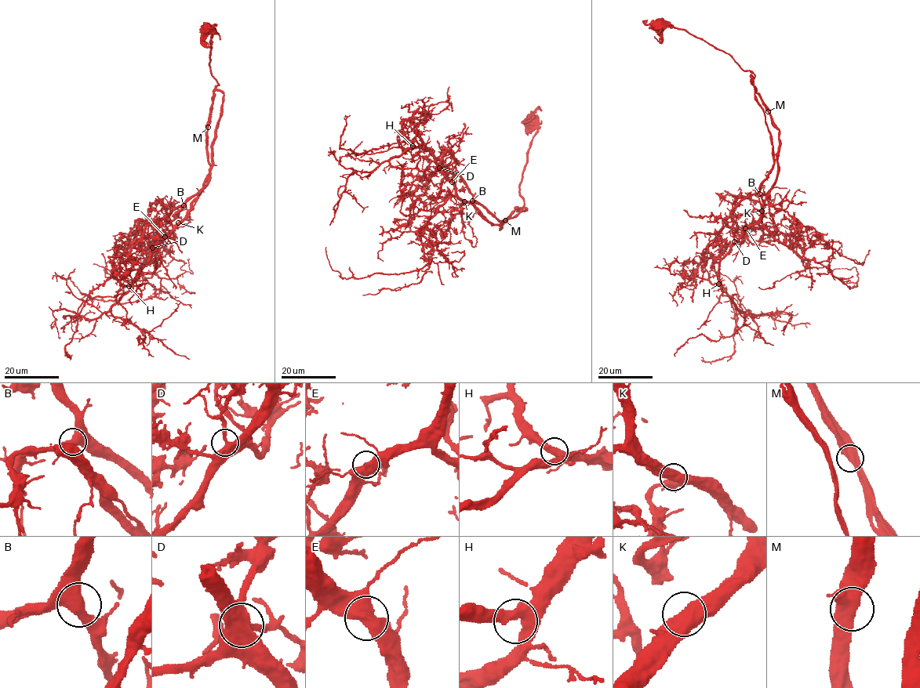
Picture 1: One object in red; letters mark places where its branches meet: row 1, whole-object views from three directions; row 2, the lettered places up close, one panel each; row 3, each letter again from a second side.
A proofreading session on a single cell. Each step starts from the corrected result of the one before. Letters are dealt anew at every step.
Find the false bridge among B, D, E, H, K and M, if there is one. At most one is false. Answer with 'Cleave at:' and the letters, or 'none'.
Cleave at: none

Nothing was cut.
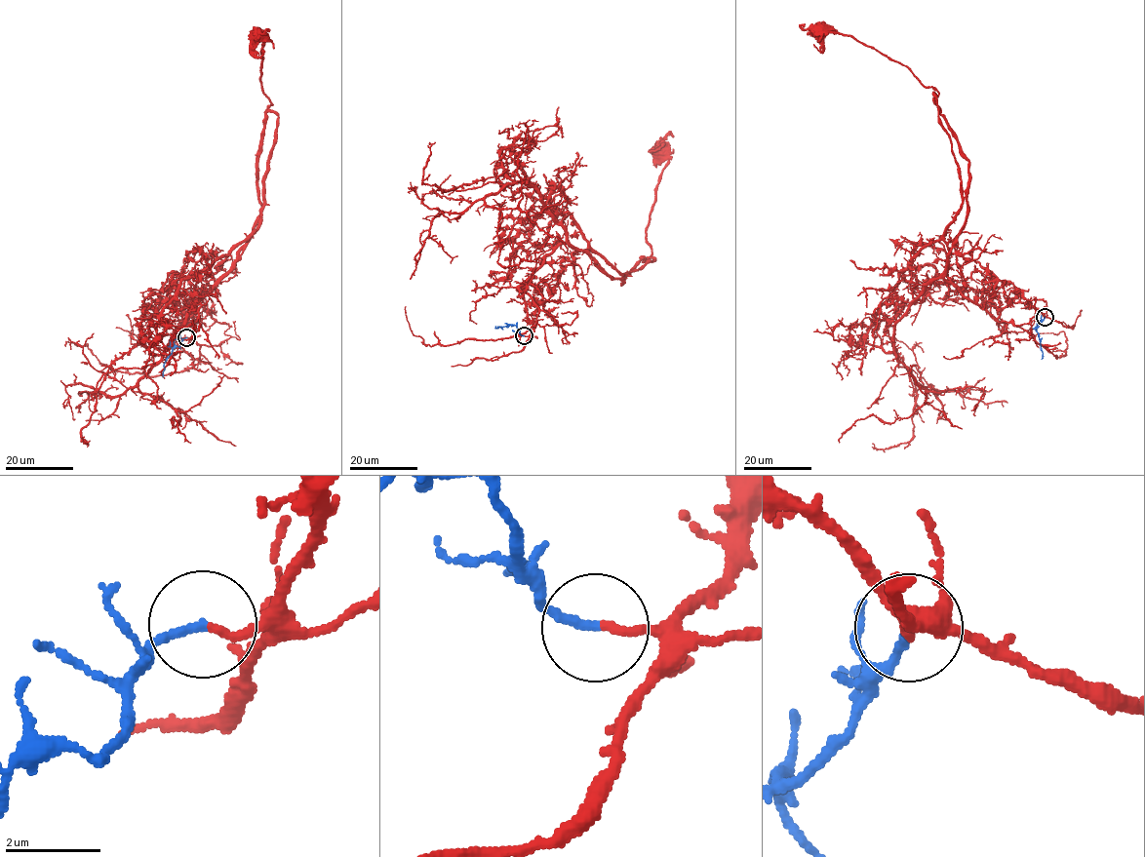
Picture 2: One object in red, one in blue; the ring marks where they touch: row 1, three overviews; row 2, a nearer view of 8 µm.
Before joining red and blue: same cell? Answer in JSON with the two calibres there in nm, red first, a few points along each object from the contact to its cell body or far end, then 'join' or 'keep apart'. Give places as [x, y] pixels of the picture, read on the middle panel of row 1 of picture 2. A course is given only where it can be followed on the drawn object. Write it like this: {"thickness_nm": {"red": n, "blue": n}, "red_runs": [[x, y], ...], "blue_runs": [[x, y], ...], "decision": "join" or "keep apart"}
{"thickness_nm": {"red": 150, "blue": 180}, "red_runs": [[524, 335], [533, 325], [519, 286], [564, 243], [623, 284], [651, 255], [647, 226], [668, 161], [659, 146]], "blue_runs": [[524, 335], [516, 326], [495, 326]], "decision": "join"}

